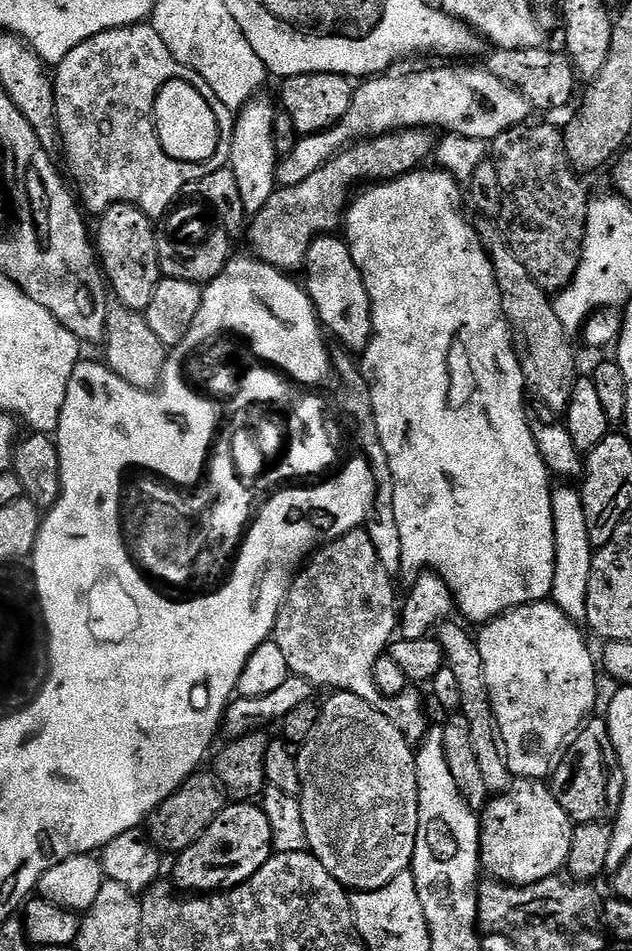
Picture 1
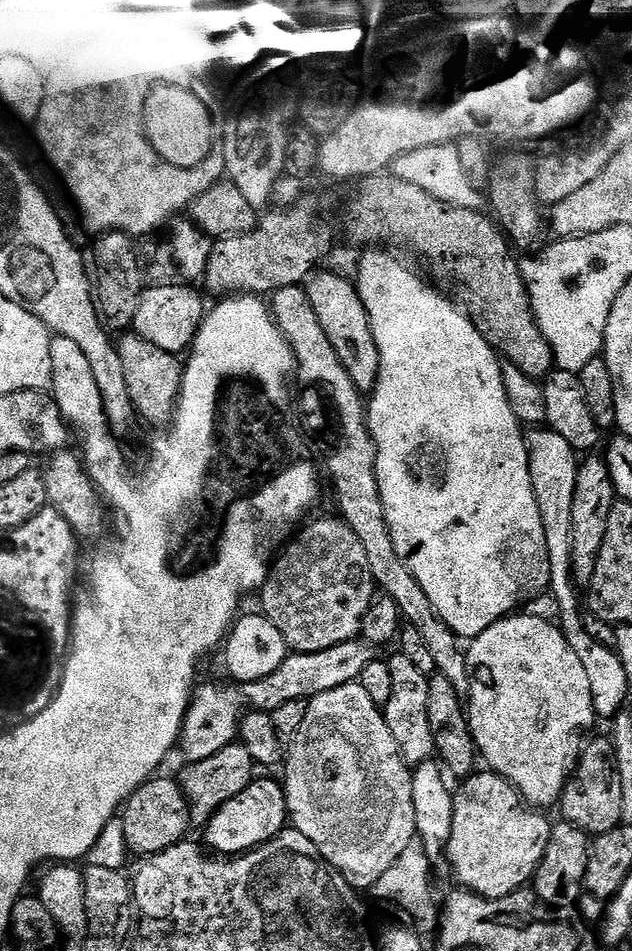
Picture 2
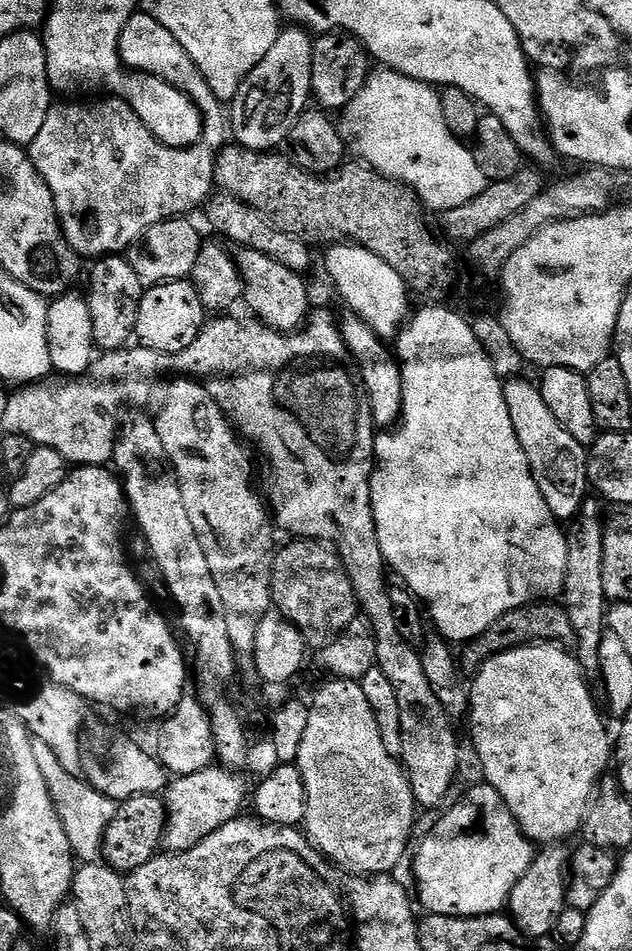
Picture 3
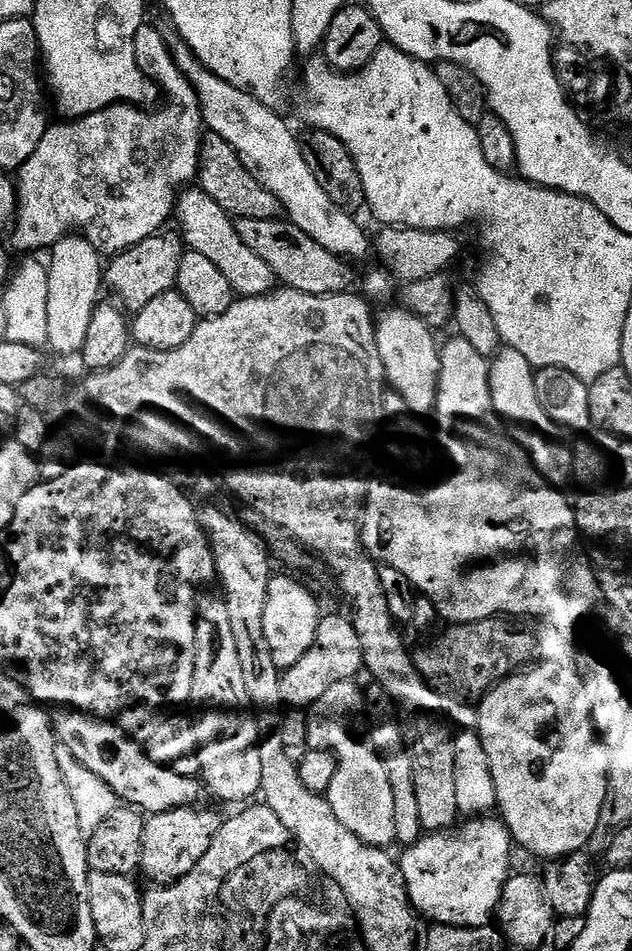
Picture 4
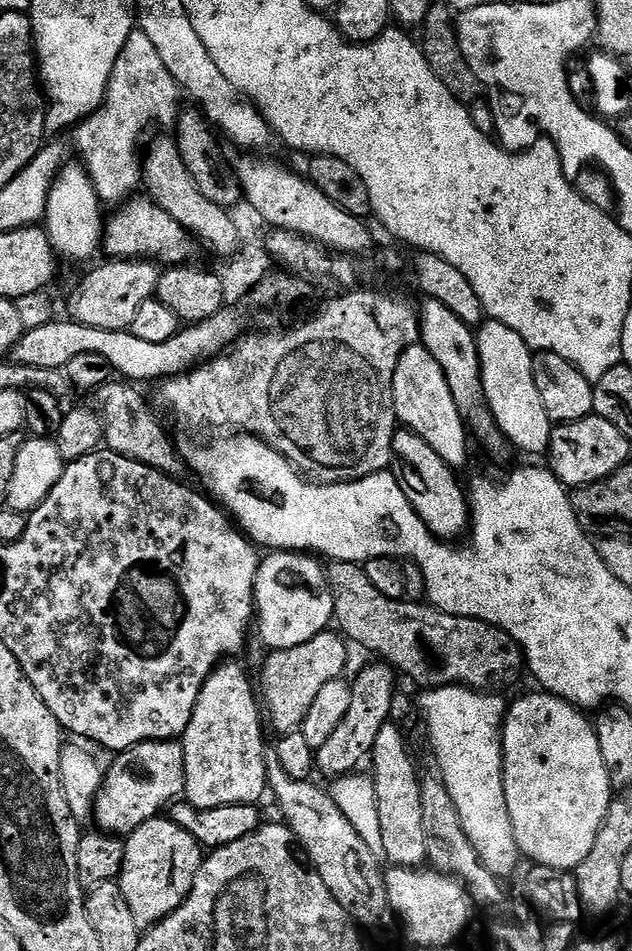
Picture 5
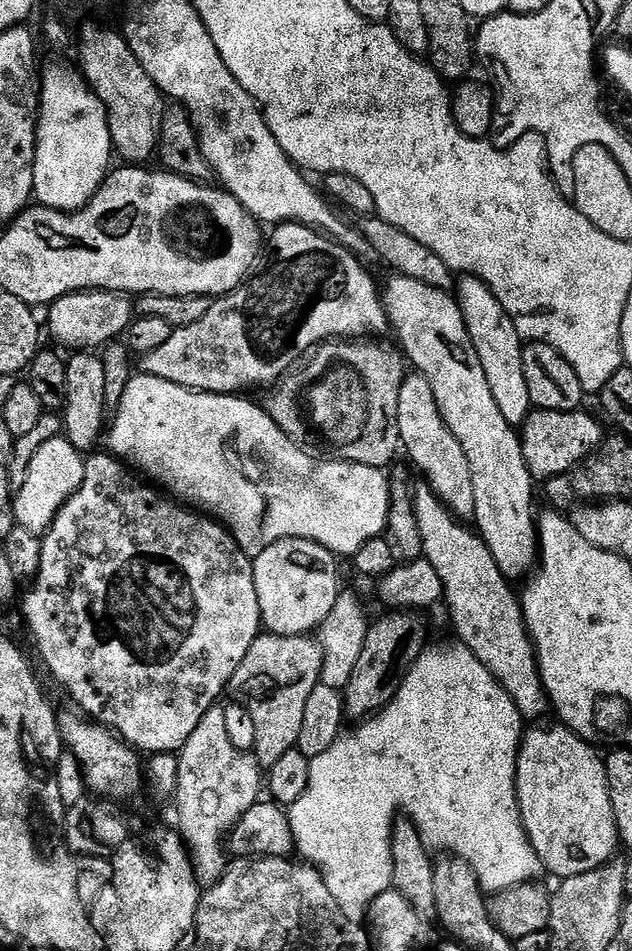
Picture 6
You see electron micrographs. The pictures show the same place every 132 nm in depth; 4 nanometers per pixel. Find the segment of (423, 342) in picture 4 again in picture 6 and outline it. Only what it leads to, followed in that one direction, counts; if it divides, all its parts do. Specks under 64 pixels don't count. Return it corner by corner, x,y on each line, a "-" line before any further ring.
408,374
404,377
404,385
398,394
398,430
403,451
408,451
408,456
416,463
417,470
424,472
423,479
432,487
436,497
455,516
471,518
474,514
474,477
470,474
470,461
466,459
466,450
462,450
458,438
454,438
454,434
450,432
450,426
446,426
434,398
434,390
430,390
430,382
426,382
422,375

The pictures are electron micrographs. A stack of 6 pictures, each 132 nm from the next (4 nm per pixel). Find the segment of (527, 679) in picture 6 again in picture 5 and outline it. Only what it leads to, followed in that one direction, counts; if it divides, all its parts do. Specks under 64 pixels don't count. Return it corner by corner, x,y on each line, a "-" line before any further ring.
407,430
397,431
392,443
392,462
390,470
402,486
402,494
406,494
406,502
414,506
418,518
434,535
436,539
445,542
456,542
470,528
470,500
466,488
460,485
457,469
450,467
431,446
426,446
418,434

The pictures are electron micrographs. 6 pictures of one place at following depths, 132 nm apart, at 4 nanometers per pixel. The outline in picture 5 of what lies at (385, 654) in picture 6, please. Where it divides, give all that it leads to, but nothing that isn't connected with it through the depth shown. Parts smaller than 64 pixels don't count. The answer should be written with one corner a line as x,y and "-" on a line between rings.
372,662
369,668
364,668
357,674
356,680
351,681
352,693
350,694
350,707
346,710
346,718
342,718
342,722
338,722
334,734
330,734
330,738
326,738
326,742
322,742
322,746
316,749
316,767
319,775
332,776
331,778
339,778
357,771
356,768
360,763
367,761
372,755
372,747
378,739
378,734
382,731
382,726
386,726
393,719
392,707
396,704
396,680
397,673
391,664
387,662

